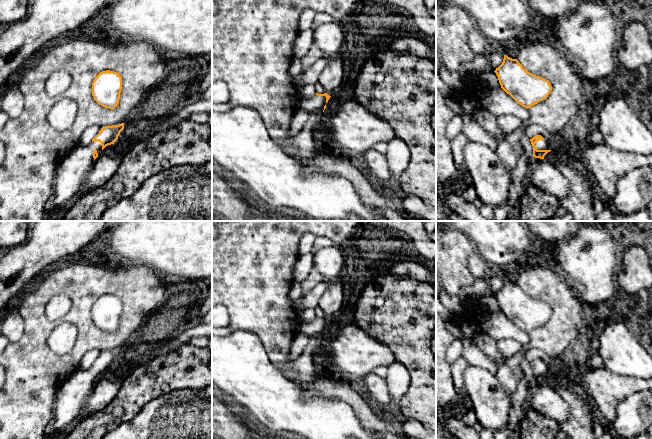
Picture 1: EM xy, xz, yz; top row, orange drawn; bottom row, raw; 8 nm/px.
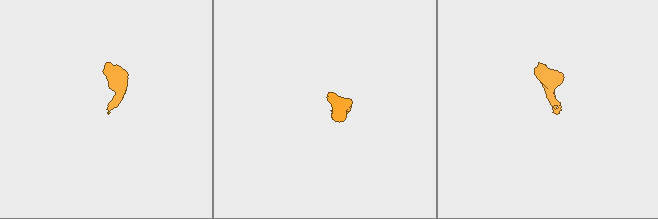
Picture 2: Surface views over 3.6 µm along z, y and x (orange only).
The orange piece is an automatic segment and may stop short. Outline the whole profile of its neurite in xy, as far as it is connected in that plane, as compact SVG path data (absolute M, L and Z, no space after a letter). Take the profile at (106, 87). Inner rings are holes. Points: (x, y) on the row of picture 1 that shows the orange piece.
M114 71L100 72L92 82L92 96L101 106L117 107L122 89L122 77Z

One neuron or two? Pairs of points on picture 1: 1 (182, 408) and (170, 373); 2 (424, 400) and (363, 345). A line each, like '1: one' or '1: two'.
1: two
2: two

